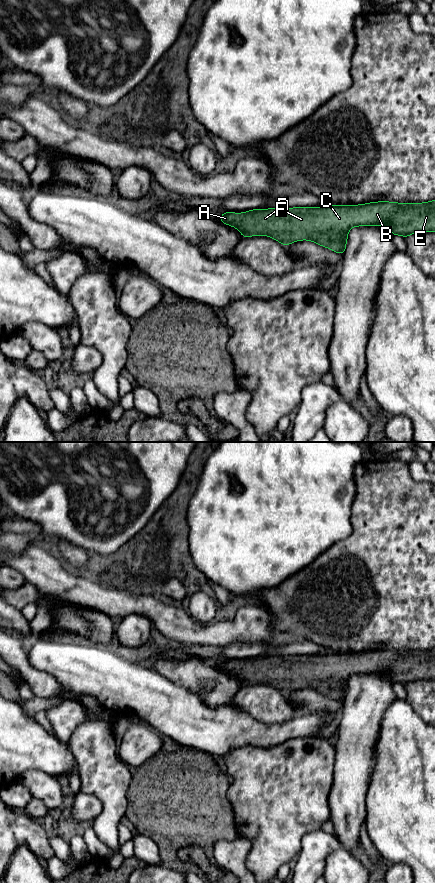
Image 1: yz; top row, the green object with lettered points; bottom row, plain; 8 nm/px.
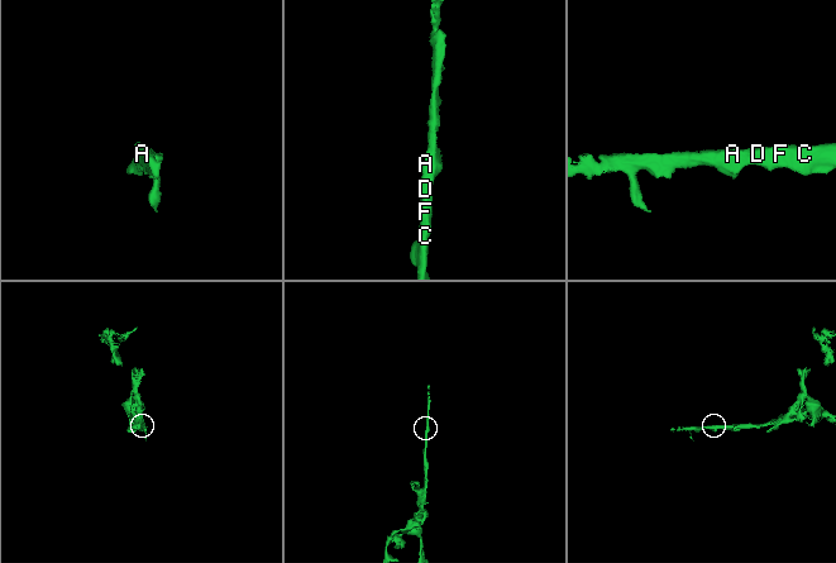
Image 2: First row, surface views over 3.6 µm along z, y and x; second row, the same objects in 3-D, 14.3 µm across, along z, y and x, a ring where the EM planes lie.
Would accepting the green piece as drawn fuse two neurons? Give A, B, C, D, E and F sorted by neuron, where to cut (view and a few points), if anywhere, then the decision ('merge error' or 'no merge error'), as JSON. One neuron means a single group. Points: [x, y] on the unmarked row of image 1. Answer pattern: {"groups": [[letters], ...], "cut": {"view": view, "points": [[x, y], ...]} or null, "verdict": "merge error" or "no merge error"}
{"groups": [["A", "B", "C", "D", "E", "F"]], "cut": null, "verdict": "no merge error"}

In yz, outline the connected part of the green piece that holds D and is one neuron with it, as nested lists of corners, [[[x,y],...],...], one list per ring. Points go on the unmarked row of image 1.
[[[435,648],[426,651],[372,650],[362,653],[254,657],[242,661],[223,661],[219,668],[237,676],[242,686],[269,684],[287,694],[299,688],[310,688],[334,700],[344,702],[349,677],[355,674],[386,674],[393,683],[408,685],[416,680],[435,680]]]

